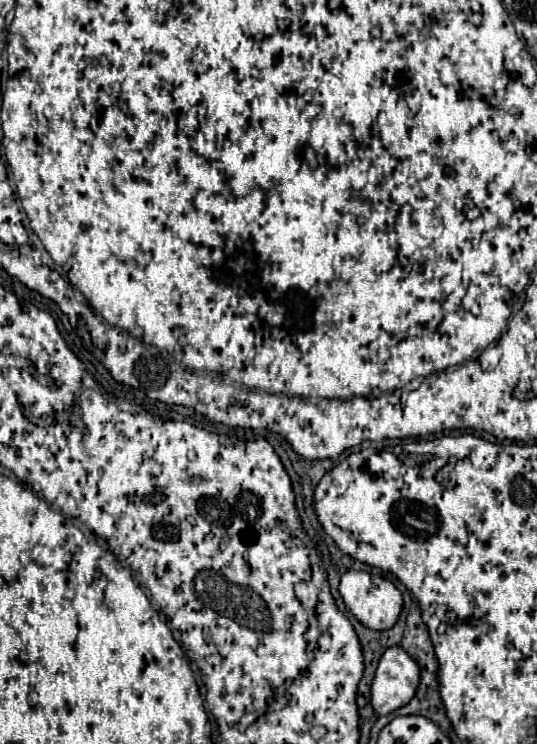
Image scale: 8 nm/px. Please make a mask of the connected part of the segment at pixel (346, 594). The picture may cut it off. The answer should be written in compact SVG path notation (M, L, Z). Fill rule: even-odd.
M346 571L340 579L338 591L342 595L342 601L346 605L346 609L368 629L374 631L384 631L394 627L394 623L398 621L398 615L402 611L402 595L400 591L394 587L394 583L390 583L388 579L368 573L368 571Z

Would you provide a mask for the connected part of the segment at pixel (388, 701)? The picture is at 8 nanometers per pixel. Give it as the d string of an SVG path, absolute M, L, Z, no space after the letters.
M388 647L370 687L370 703L378 715L388 715L404 707L416 693L420 669L402 647Z

